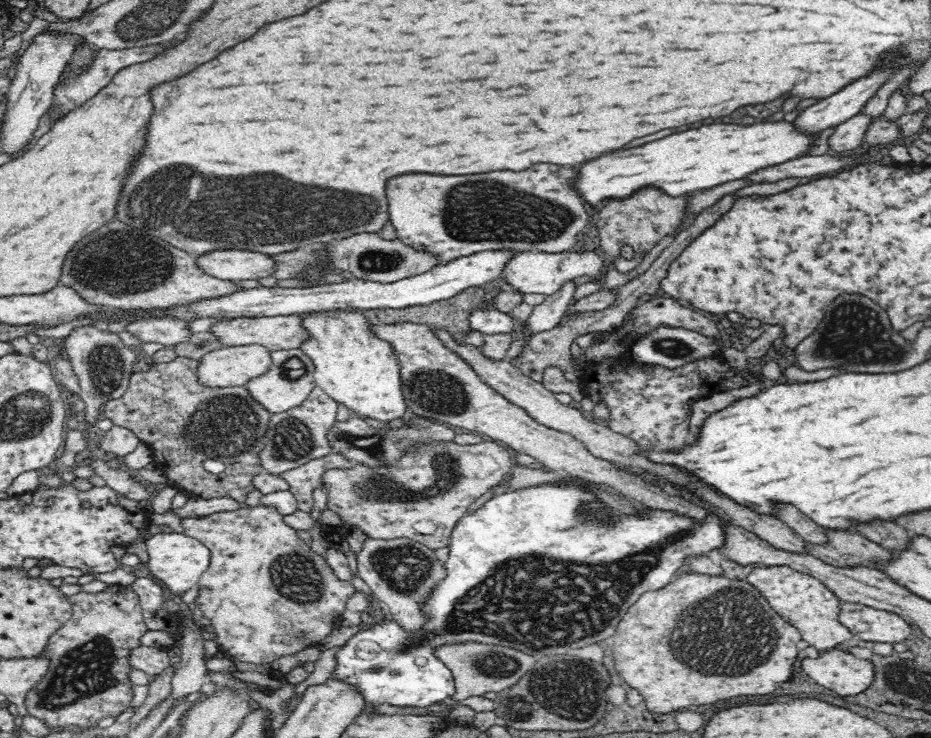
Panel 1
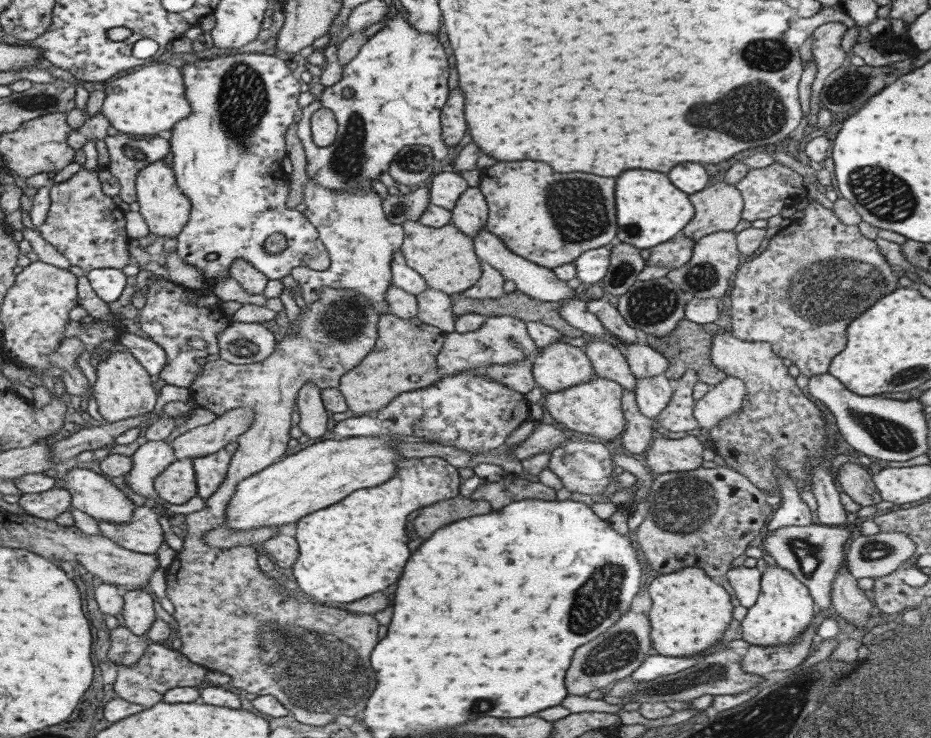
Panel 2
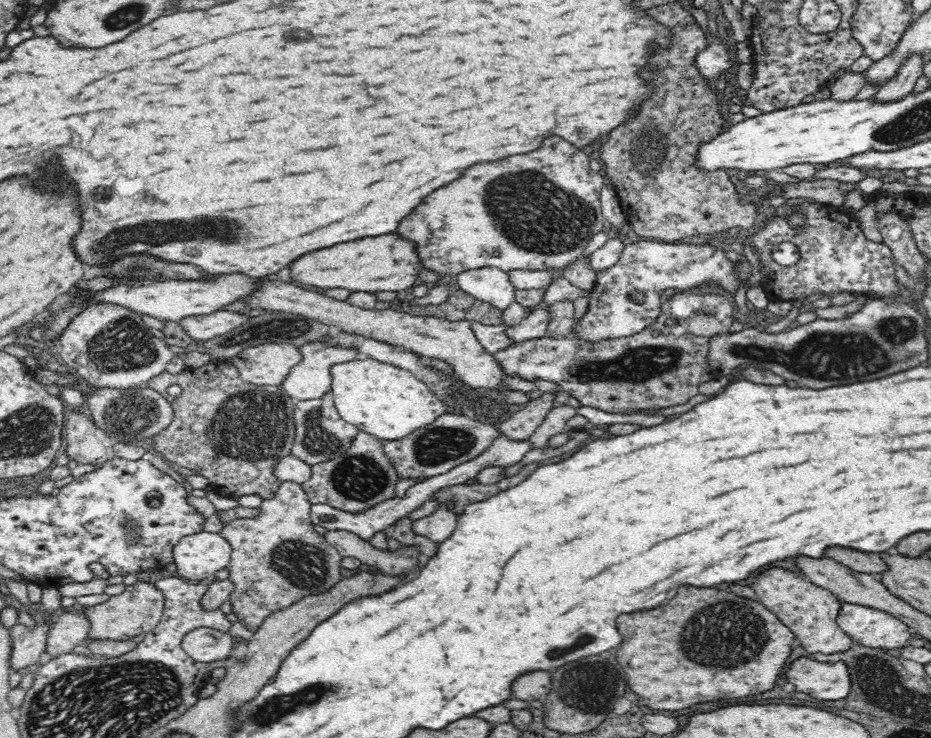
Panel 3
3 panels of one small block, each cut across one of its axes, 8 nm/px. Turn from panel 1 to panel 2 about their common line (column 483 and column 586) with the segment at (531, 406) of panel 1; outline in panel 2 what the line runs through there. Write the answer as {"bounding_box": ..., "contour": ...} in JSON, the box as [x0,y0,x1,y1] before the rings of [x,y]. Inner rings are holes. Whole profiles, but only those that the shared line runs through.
{"bounding_box":[532,339,597,392],"contour":[[[566,339],[538,349],[532,372],[534,380],[548,392],[561,391],[597,376],[584,348],[570,346]]]}

